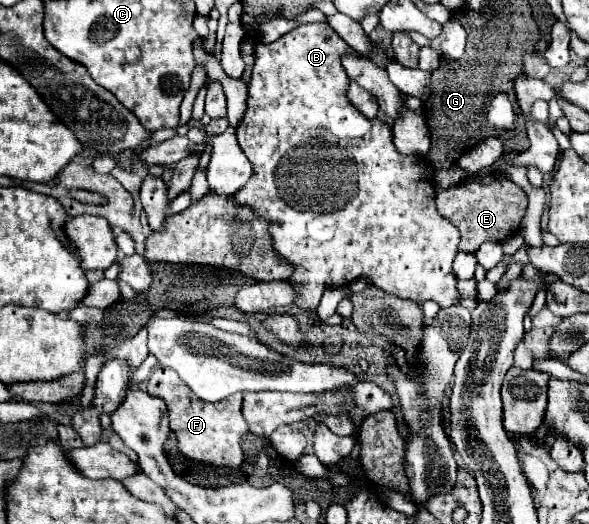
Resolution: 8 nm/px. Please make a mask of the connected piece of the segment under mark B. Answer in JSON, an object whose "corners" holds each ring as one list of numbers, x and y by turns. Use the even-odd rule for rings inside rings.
{"corners":[[308,23,308,25,298,25,296,29,292,29,290,33,282,35,278,41,274,43,256,43,256,61,254,61,254,69,252,69,252,81,248,85,248,109,240,121,240,125,236,127,236,135,238,135,238,143,242,147,242,151,246,153,246,157,250,159,250,163,254,165,254,175,250,177,250,181,234,195,236,203,246,203,254,209,256,215,264,217,270,221,270,235,274,239,274,249,288,261,292,261,296,265,296,271,292,273,290,281,294,279,296,283,302,283,306,287,302,289,302,295,298,297,296,305,306,309,308,303,314,301,318,289,326,289,326,287,342,287,346,283,352,283,360,277,370,279,378,289,392,293,396,297,402,299,412,299,416,303,424,303,428,299,436,301,440,307,450,307,460,303,462,295,456,289,456,275,452,271,452,263,454,257,458,253,458,243,460,243,460,233,458,229,444,219,438,211,436,211,436,191,432,185,432,165,426,157,406,157,400,155,392,143,392,127,386,125,380,119,364,119,364,115,360,115,360,111,356,111,356,107,352,107,352,103,348,103,348,75,340,63,340,55,348,55,354,49,334,31,330,29,330,25,322,25,322,23]]}

